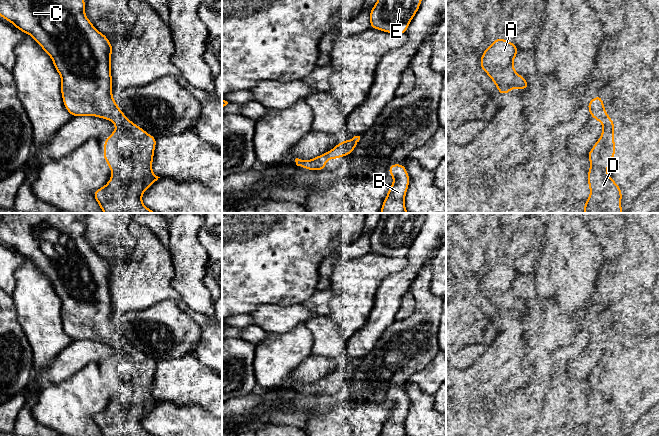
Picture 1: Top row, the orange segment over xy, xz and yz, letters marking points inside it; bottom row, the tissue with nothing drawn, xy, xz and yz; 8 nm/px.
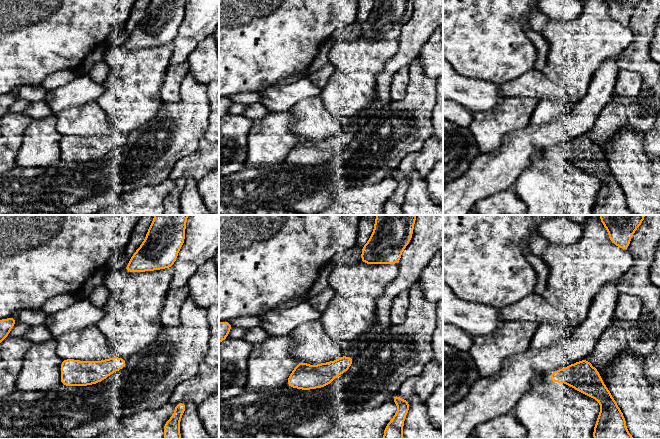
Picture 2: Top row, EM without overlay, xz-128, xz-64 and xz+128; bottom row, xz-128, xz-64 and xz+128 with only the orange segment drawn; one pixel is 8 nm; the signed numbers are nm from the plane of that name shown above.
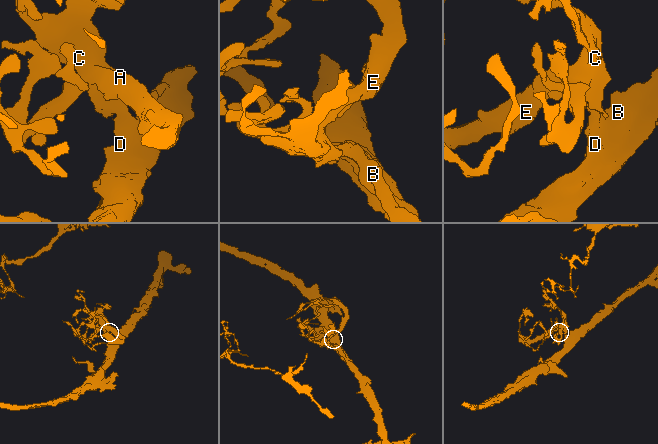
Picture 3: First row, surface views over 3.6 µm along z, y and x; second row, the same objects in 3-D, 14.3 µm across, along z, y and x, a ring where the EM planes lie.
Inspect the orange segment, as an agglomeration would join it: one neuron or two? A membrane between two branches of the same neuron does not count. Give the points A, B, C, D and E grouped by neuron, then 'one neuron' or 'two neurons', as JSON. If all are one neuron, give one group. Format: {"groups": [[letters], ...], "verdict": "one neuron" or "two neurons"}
{"groups": [["A", "B", "C", "D", "E"]], "verdict": "one neuron"}

